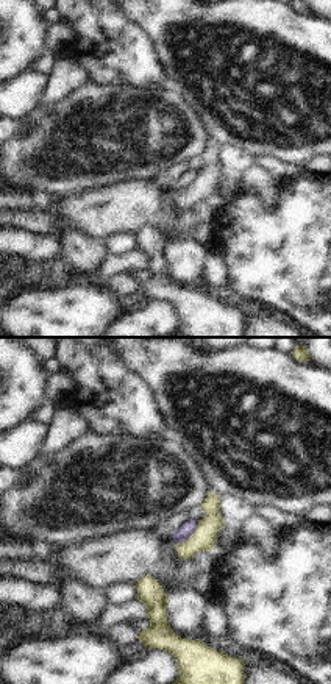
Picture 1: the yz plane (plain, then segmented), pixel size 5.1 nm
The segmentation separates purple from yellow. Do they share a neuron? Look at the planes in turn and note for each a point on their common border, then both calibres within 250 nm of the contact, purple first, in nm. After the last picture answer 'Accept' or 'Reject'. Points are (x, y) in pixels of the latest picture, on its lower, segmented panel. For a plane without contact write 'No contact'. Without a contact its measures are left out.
Touches purple at (191, 534). Thickness 80 nm (purple) against 120 nm.

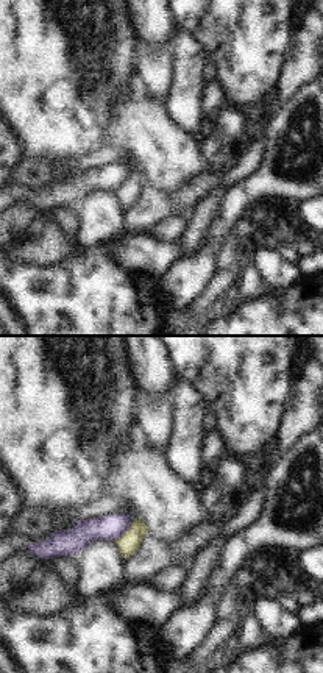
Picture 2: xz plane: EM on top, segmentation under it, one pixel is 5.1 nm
Touches purple at (127, 530). Thickness 130 nm (purple) against 100 nm.

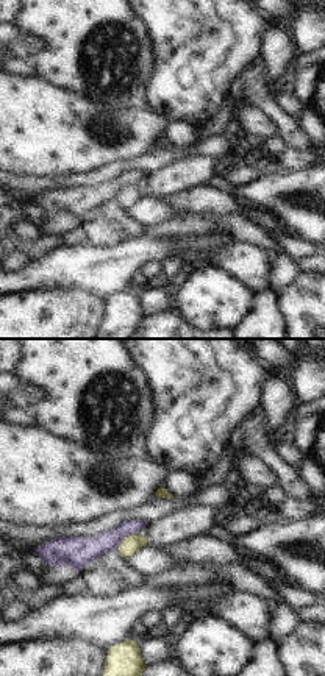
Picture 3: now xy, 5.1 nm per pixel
Touches purple at (124, 537). Thickness 160 nm (purple) against 90 nm.

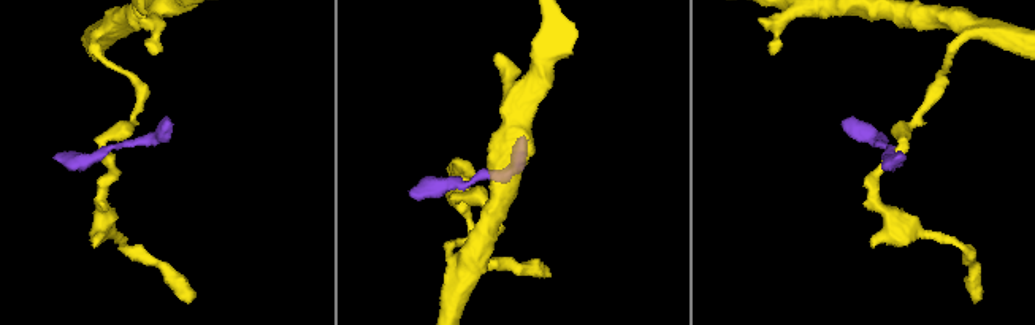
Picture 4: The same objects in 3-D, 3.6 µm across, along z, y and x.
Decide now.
Reject.

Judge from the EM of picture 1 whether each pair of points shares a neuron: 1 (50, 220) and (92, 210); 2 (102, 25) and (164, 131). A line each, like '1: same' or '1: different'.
1: same
2: different

